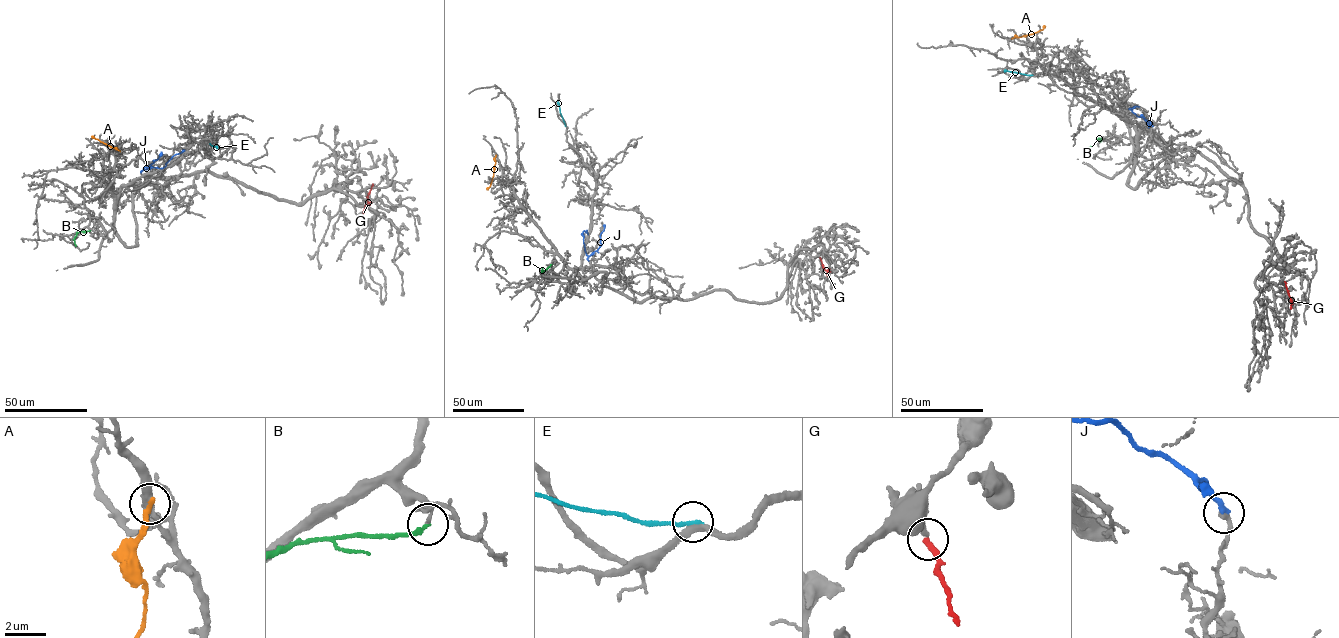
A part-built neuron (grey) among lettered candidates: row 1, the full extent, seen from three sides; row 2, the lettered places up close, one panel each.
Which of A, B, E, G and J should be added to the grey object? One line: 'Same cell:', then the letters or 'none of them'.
Same cell: none of them

